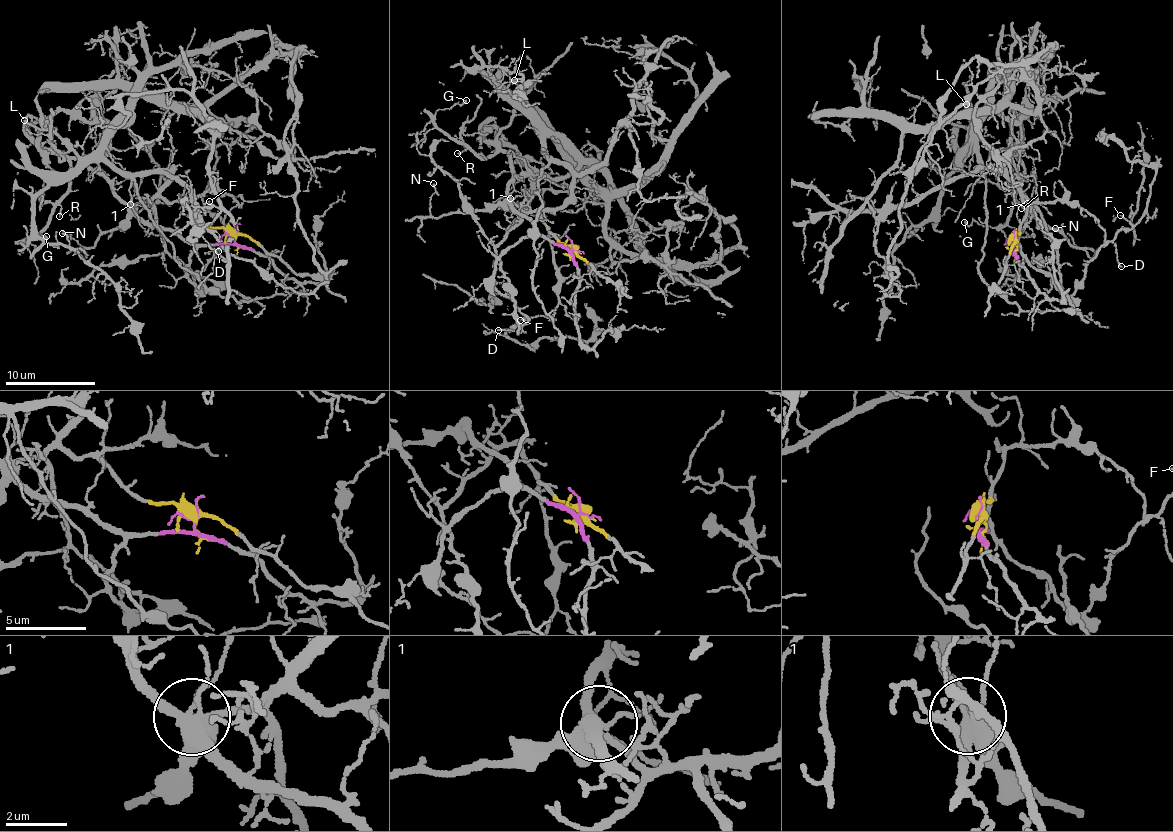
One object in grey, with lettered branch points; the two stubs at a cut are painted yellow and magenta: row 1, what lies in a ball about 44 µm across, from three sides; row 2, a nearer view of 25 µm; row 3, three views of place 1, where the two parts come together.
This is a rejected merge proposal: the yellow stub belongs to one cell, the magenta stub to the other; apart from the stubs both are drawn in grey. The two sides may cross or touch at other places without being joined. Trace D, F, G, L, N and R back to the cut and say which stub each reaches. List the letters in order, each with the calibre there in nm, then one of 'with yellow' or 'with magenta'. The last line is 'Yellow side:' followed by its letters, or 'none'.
D: calibre 110 nm; with magenta
F: calibre 120 nm; with magenta
G: calibre 150 nm; with magenta
L: calibre 180 nm; with yellow
N: calibre 130 nm; with yellow
R: calibre 110 nm; with magenta
Yellow side: L, N

